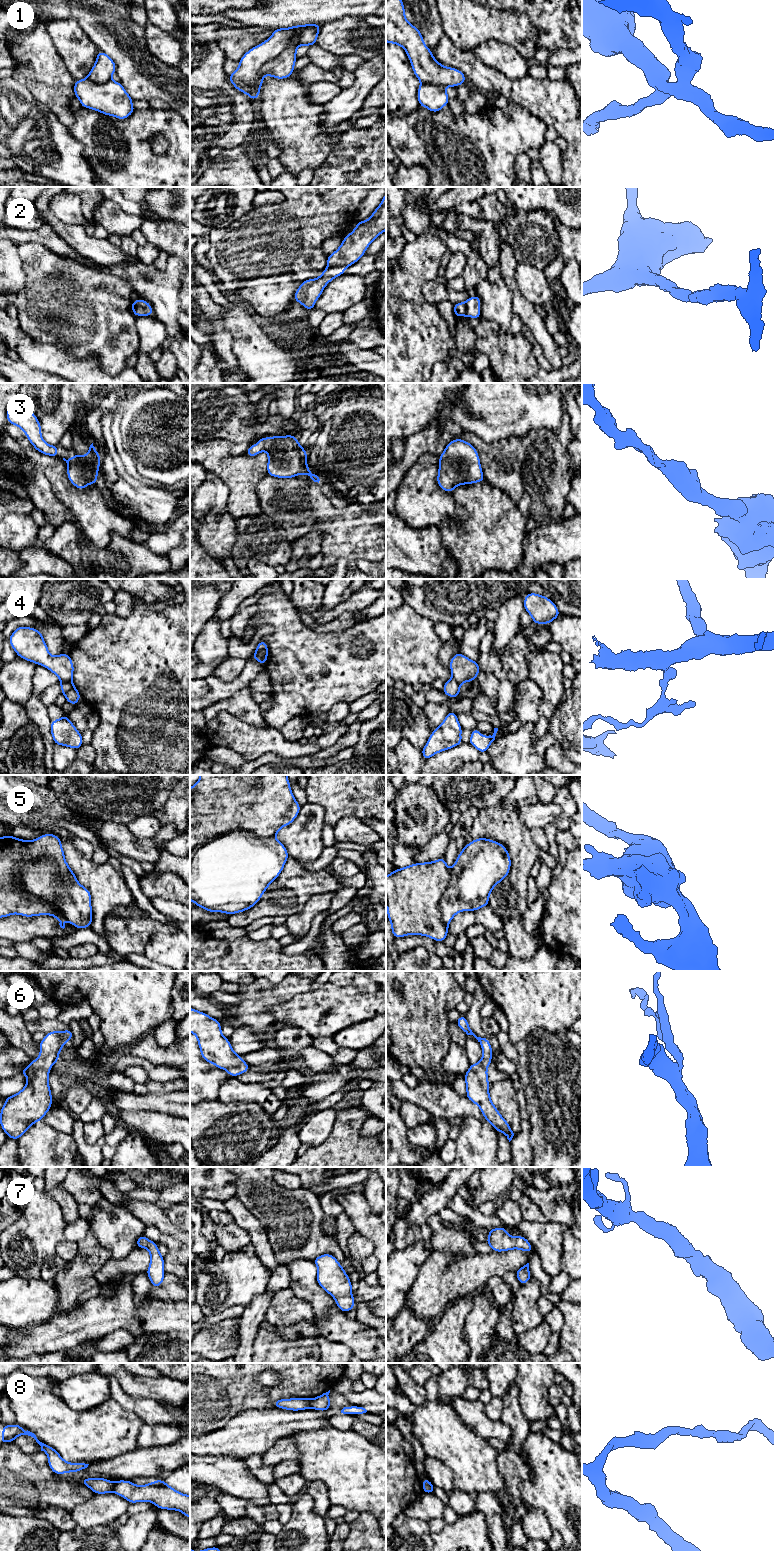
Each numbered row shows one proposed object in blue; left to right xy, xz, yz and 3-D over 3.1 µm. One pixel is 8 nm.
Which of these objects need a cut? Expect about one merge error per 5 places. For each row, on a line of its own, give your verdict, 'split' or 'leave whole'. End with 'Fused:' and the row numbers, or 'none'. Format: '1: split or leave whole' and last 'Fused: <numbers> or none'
1: split
2: leave whole
3: leave whole
4: split
5: leave whole
6: leave whole
7: leave whole
8: split
Fused: 1, 4, 8

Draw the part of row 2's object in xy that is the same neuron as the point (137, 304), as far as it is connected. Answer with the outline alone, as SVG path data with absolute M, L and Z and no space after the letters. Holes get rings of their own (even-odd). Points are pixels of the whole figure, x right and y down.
M137 299L135 301L132 301L132 312L134 316L154 316L153 310L151 305L146 301L142 299Z

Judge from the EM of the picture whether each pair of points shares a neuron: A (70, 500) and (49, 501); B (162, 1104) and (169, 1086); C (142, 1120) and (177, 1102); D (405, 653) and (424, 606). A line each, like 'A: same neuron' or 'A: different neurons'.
A: different neurons
B: different neurons
C: different neurons
D: different neurons

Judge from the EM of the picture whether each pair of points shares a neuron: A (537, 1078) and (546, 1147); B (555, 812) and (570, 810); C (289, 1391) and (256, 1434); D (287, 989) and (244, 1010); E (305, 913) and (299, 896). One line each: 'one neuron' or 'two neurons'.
A: one neuron
B: two neurons
C: two neurons
D: one neuron
E: two neurons

